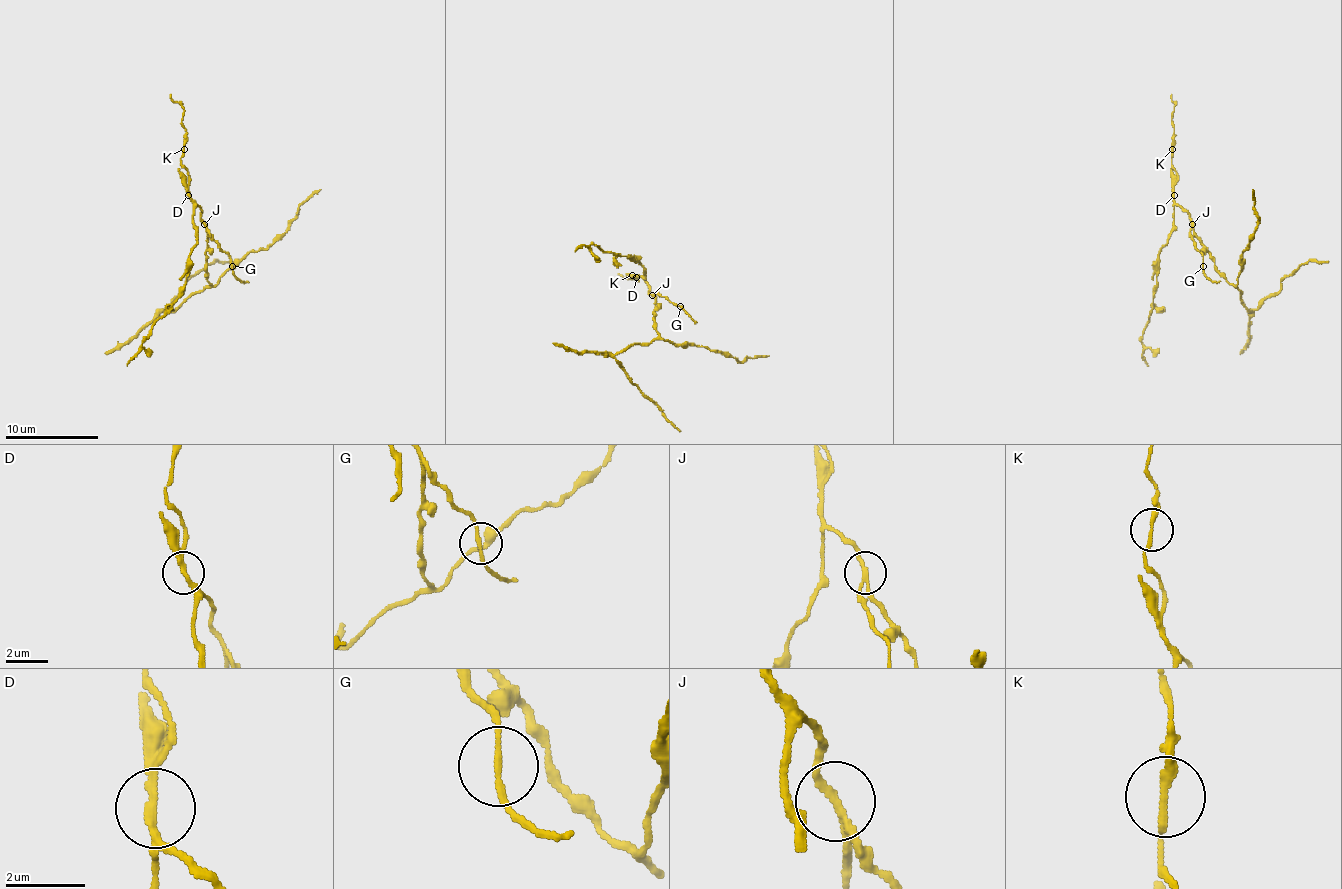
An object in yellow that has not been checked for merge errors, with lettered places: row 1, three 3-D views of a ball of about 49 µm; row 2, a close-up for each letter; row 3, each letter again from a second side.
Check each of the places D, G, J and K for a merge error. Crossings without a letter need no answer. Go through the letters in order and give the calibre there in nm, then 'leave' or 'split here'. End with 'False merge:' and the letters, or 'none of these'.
D: 200 nm thick; split here
G: 160 nm thick; leave
J: 150 nm thick; split here
K: 200 nm thick; leave
False merge: D, J

